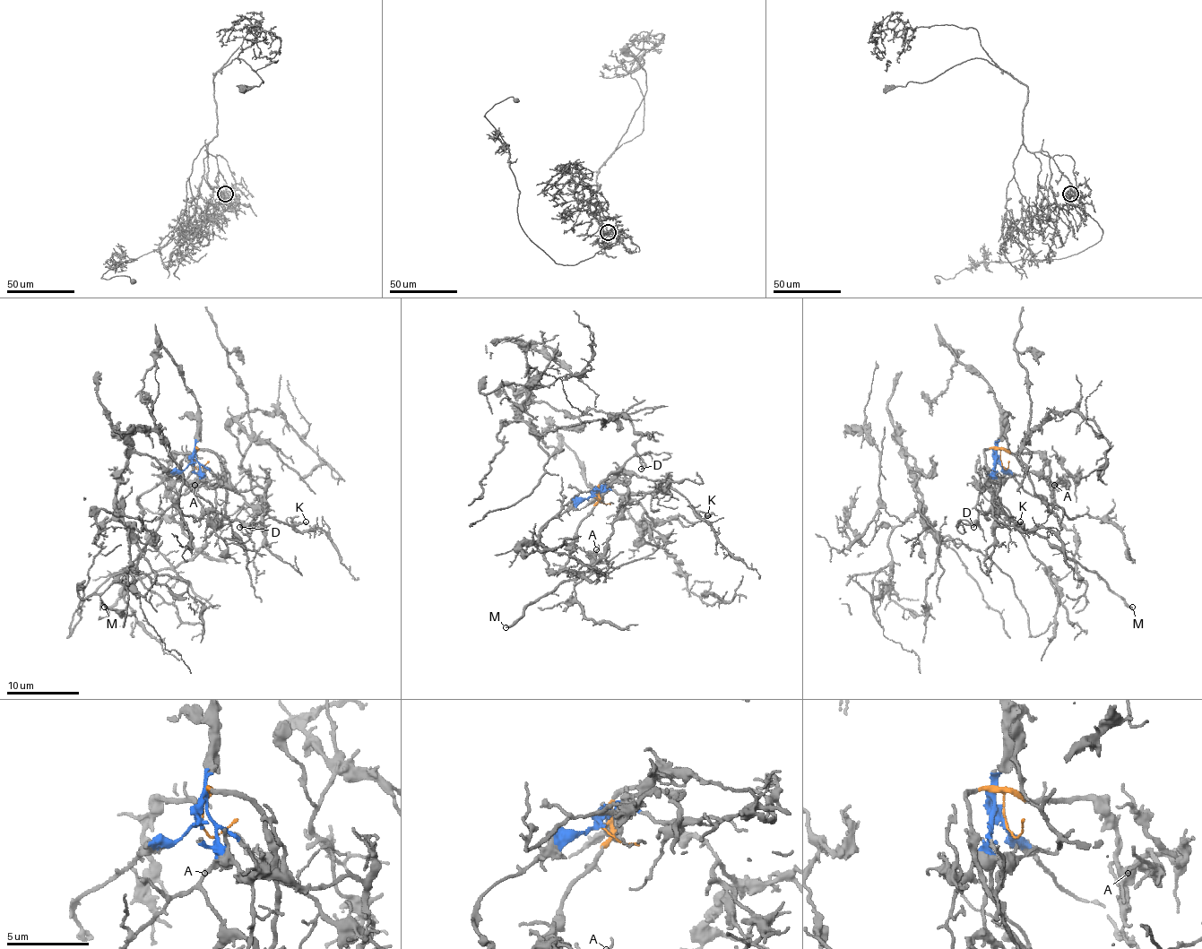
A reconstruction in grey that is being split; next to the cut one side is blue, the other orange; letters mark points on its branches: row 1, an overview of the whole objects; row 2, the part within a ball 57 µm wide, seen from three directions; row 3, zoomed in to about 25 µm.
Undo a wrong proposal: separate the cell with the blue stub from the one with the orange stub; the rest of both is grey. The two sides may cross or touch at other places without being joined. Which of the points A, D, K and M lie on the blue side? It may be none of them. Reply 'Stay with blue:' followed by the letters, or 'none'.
Stay with blue: D, K

